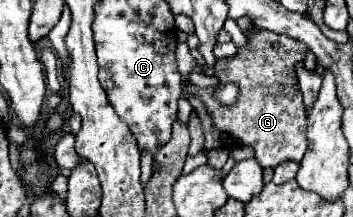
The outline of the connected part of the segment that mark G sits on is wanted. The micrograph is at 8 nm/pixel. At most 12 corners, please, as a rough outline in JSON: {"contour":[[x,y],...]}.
{"contour":[[258,29],[216,75],[220,105],[188,84],[214,127],[262,167],[300,163],[306,107],[294,65],[306,45]]}

